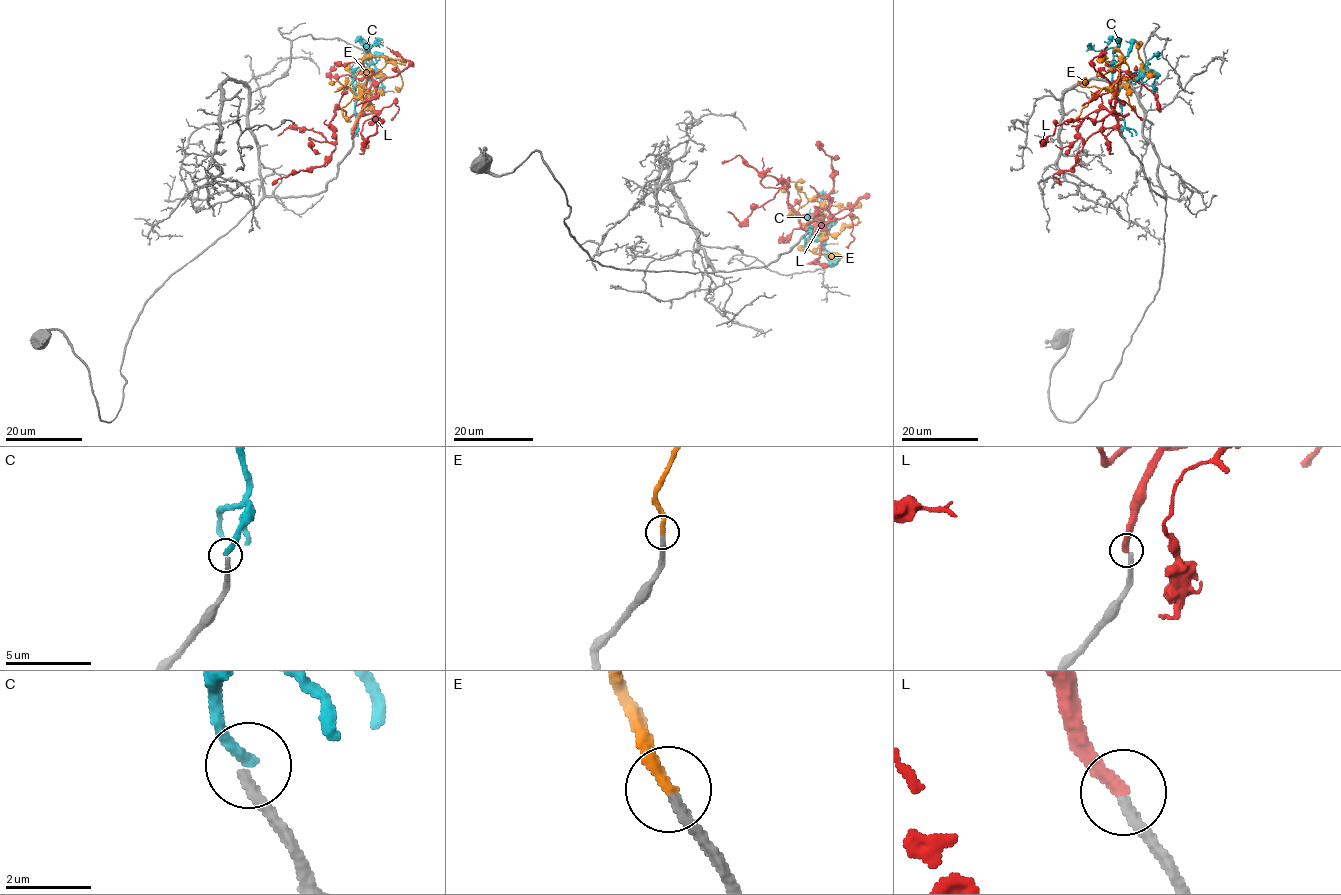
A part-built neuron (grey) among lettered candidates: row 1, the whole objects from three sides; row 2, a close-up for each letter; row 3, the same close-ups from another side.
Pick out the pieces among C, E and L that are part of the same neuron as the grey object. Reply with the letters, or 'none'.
E

